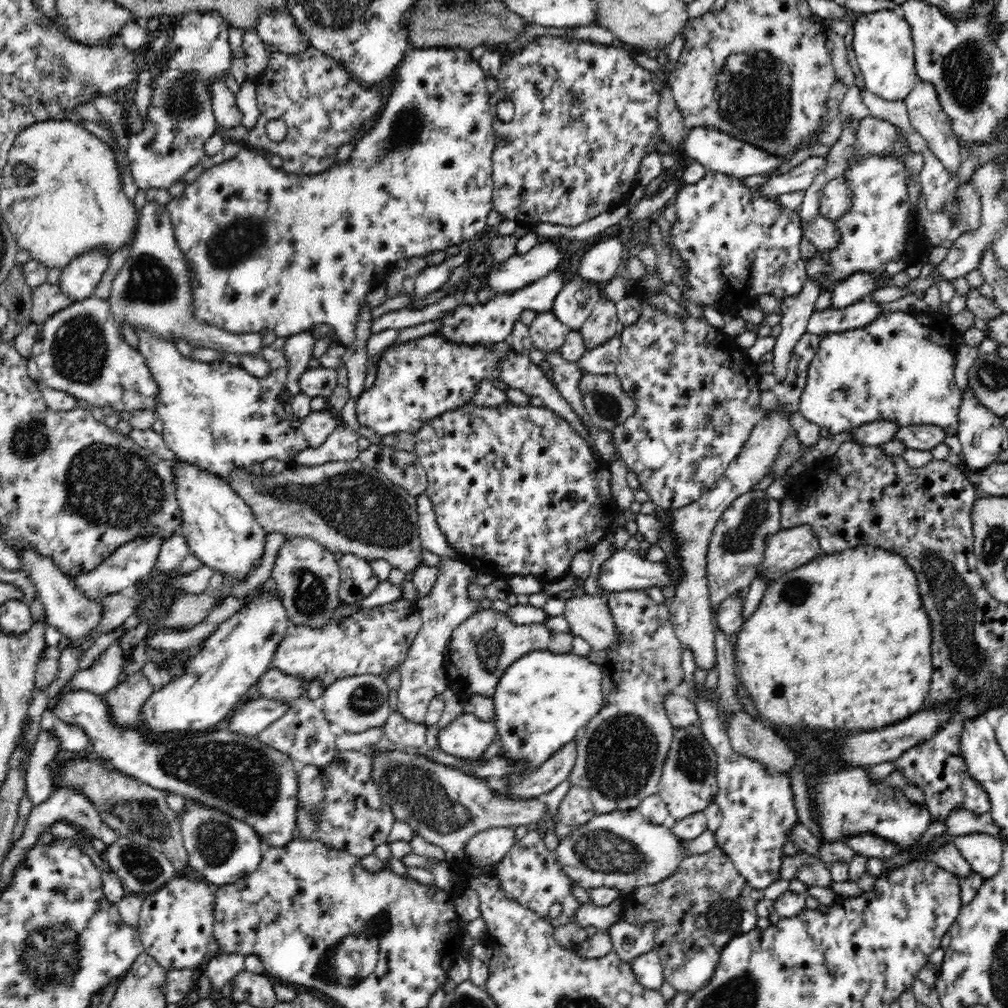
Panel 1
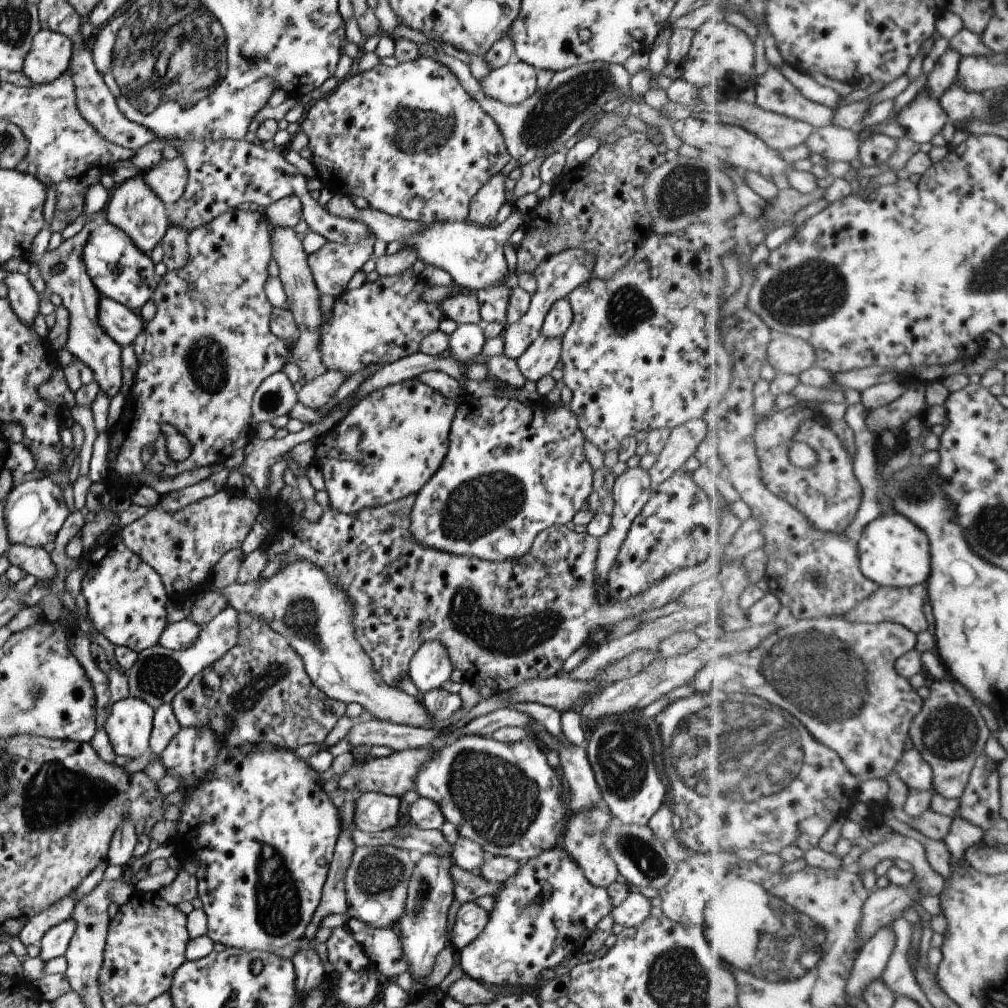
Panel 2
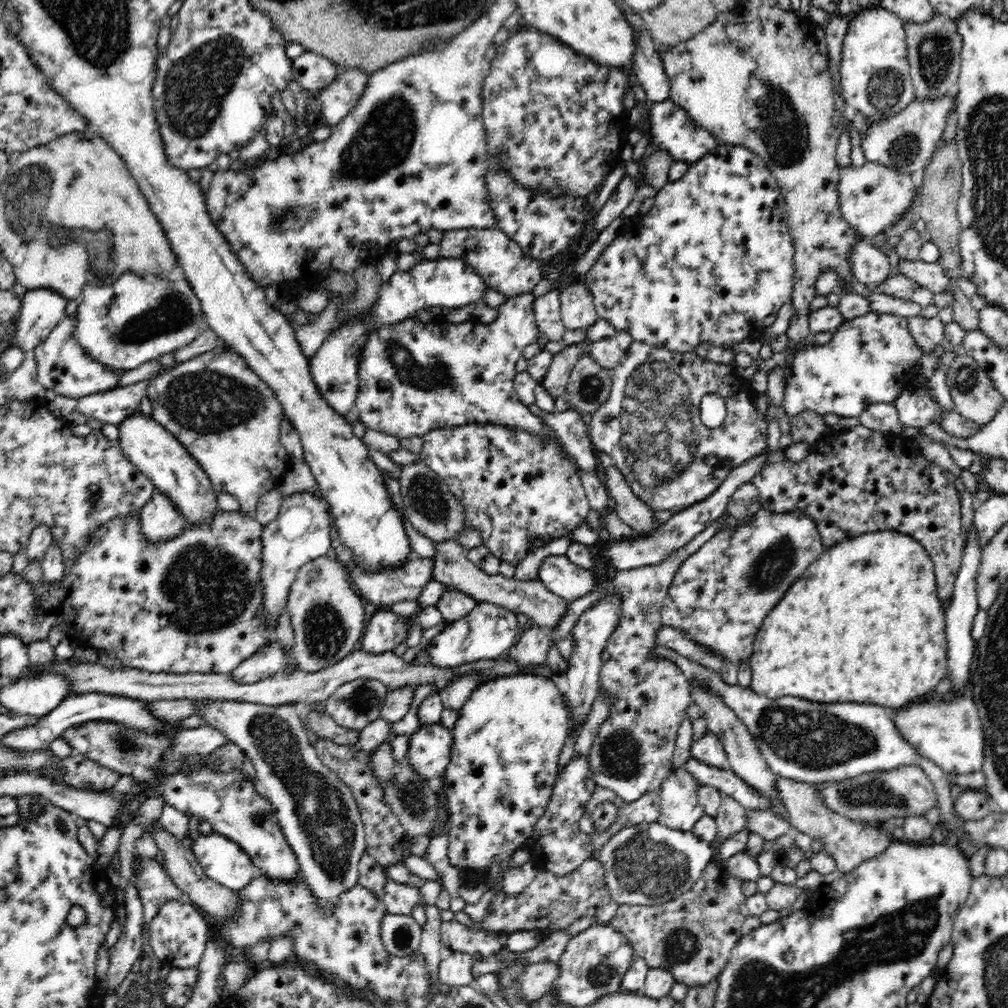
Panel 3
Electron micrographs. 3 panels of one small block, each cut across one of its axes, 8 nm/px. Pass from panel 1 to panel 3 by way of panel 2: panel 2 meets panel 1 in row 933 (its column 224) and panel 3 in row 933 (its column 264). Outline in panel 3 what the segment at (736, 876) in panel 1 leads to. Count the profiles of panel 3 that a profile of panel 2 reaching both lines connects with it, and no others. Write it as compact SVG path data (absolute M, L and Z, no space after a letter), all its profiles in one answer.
M710 862L703 870L700 880L694 882L694 886L678 898L652 906L619 905L609 924L630 941L633 954L643 958L649 968L668 970L674 975L675 982L688 987L705 985L716 979L724 970L731 950L743 936L740 928L749 912L745 905L747 896L741 889L742 882L742 879L726 872L723 862Z

